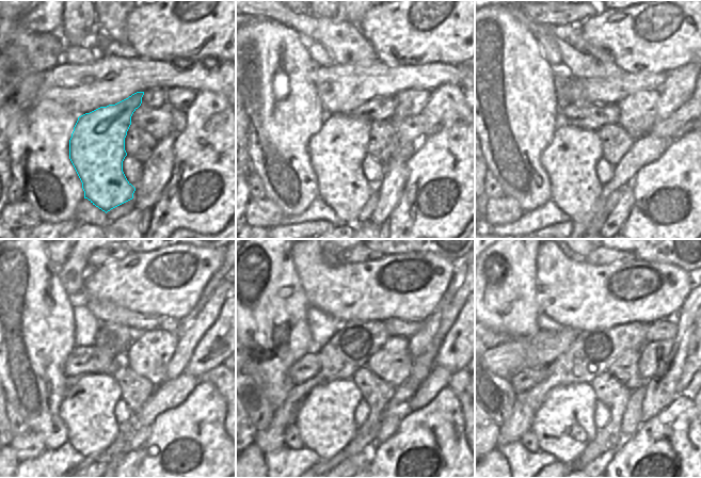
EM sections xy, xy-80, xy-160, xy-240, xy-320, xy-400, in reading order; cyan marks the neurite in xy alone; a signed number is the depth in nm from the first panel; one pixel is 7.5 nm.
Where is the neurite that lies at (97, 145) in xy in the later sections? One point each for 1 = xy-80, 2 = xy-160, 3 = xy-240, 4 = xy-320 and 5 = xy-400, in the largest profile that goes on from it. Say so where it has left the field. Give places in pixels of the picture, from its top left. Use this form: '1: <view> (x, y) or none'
1: xy-80 (336, 152)
2: xy-160 (570, 161)
3: xy-240 (86, 409)
4: xy-320 (325, 423)
5: xy-400 (563, 425)

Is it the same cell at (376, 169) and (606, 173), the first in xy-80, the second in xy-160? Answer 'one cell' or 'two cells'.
one cell

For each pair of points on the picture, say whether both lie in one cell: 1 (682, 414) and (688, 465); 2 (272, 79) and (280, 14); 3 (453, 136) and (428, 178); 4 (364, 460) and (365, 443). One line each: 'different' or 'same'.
1: same
2: different
3: same
4: different

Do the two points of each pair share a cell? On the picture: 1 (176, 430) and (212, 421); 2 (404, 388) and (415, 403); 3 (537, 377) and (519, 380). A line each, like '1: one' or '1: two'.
1: one
2: two
3: one

